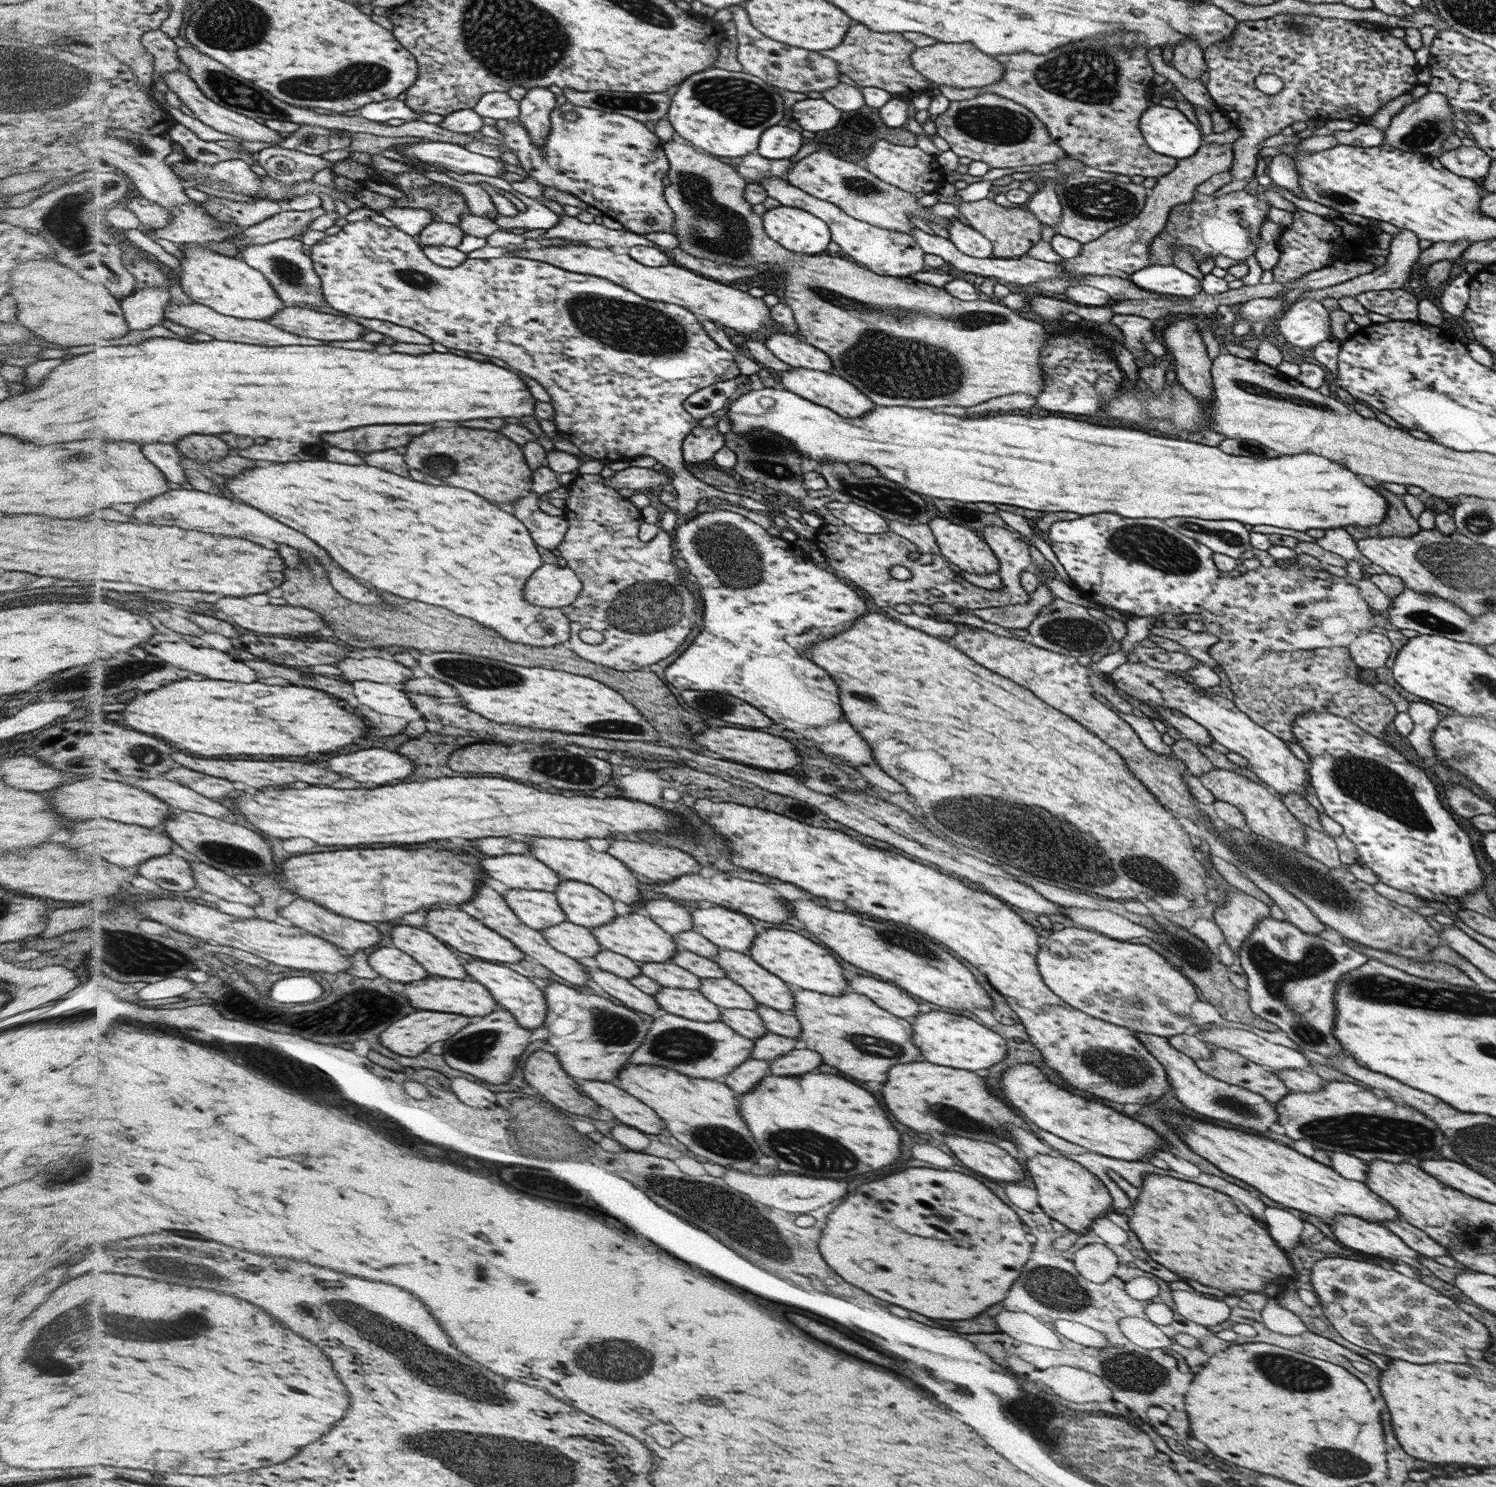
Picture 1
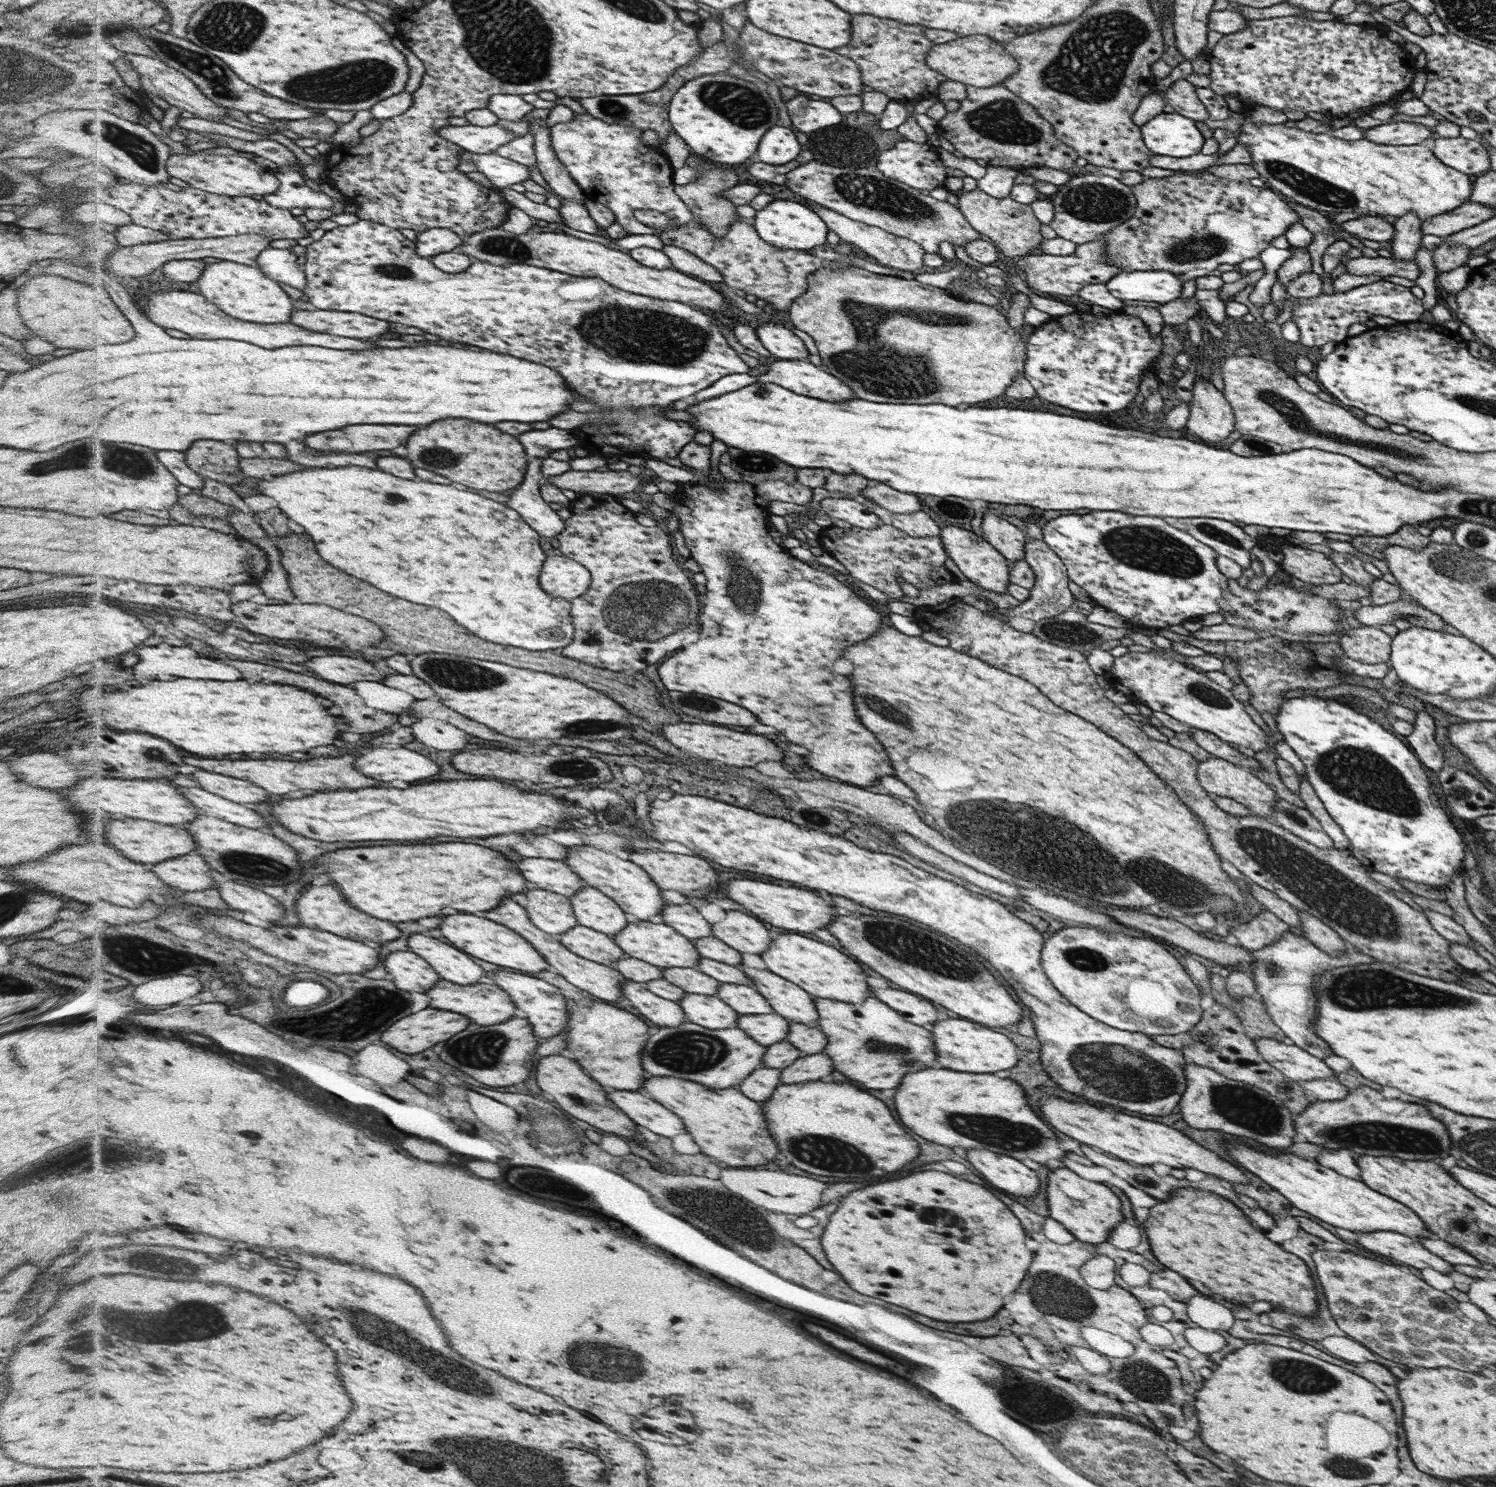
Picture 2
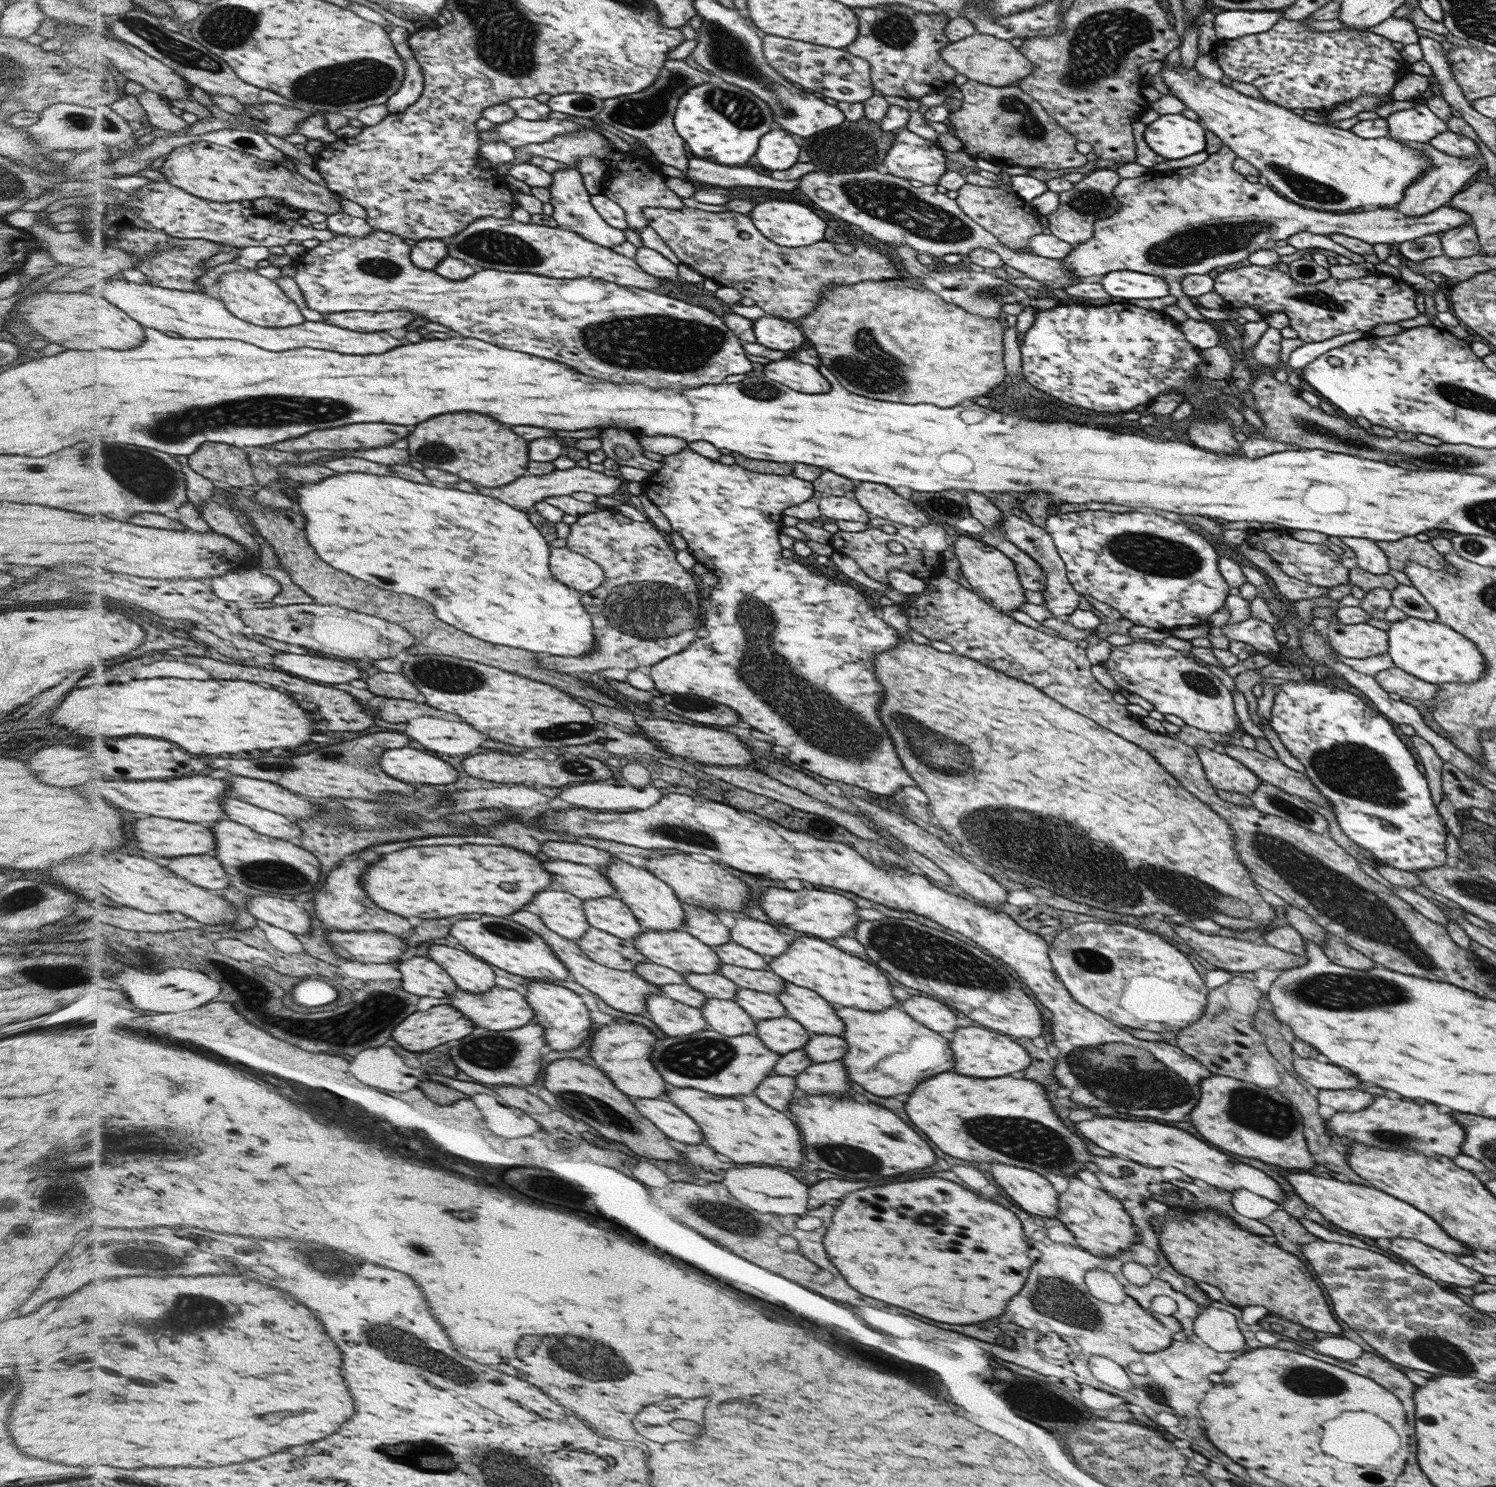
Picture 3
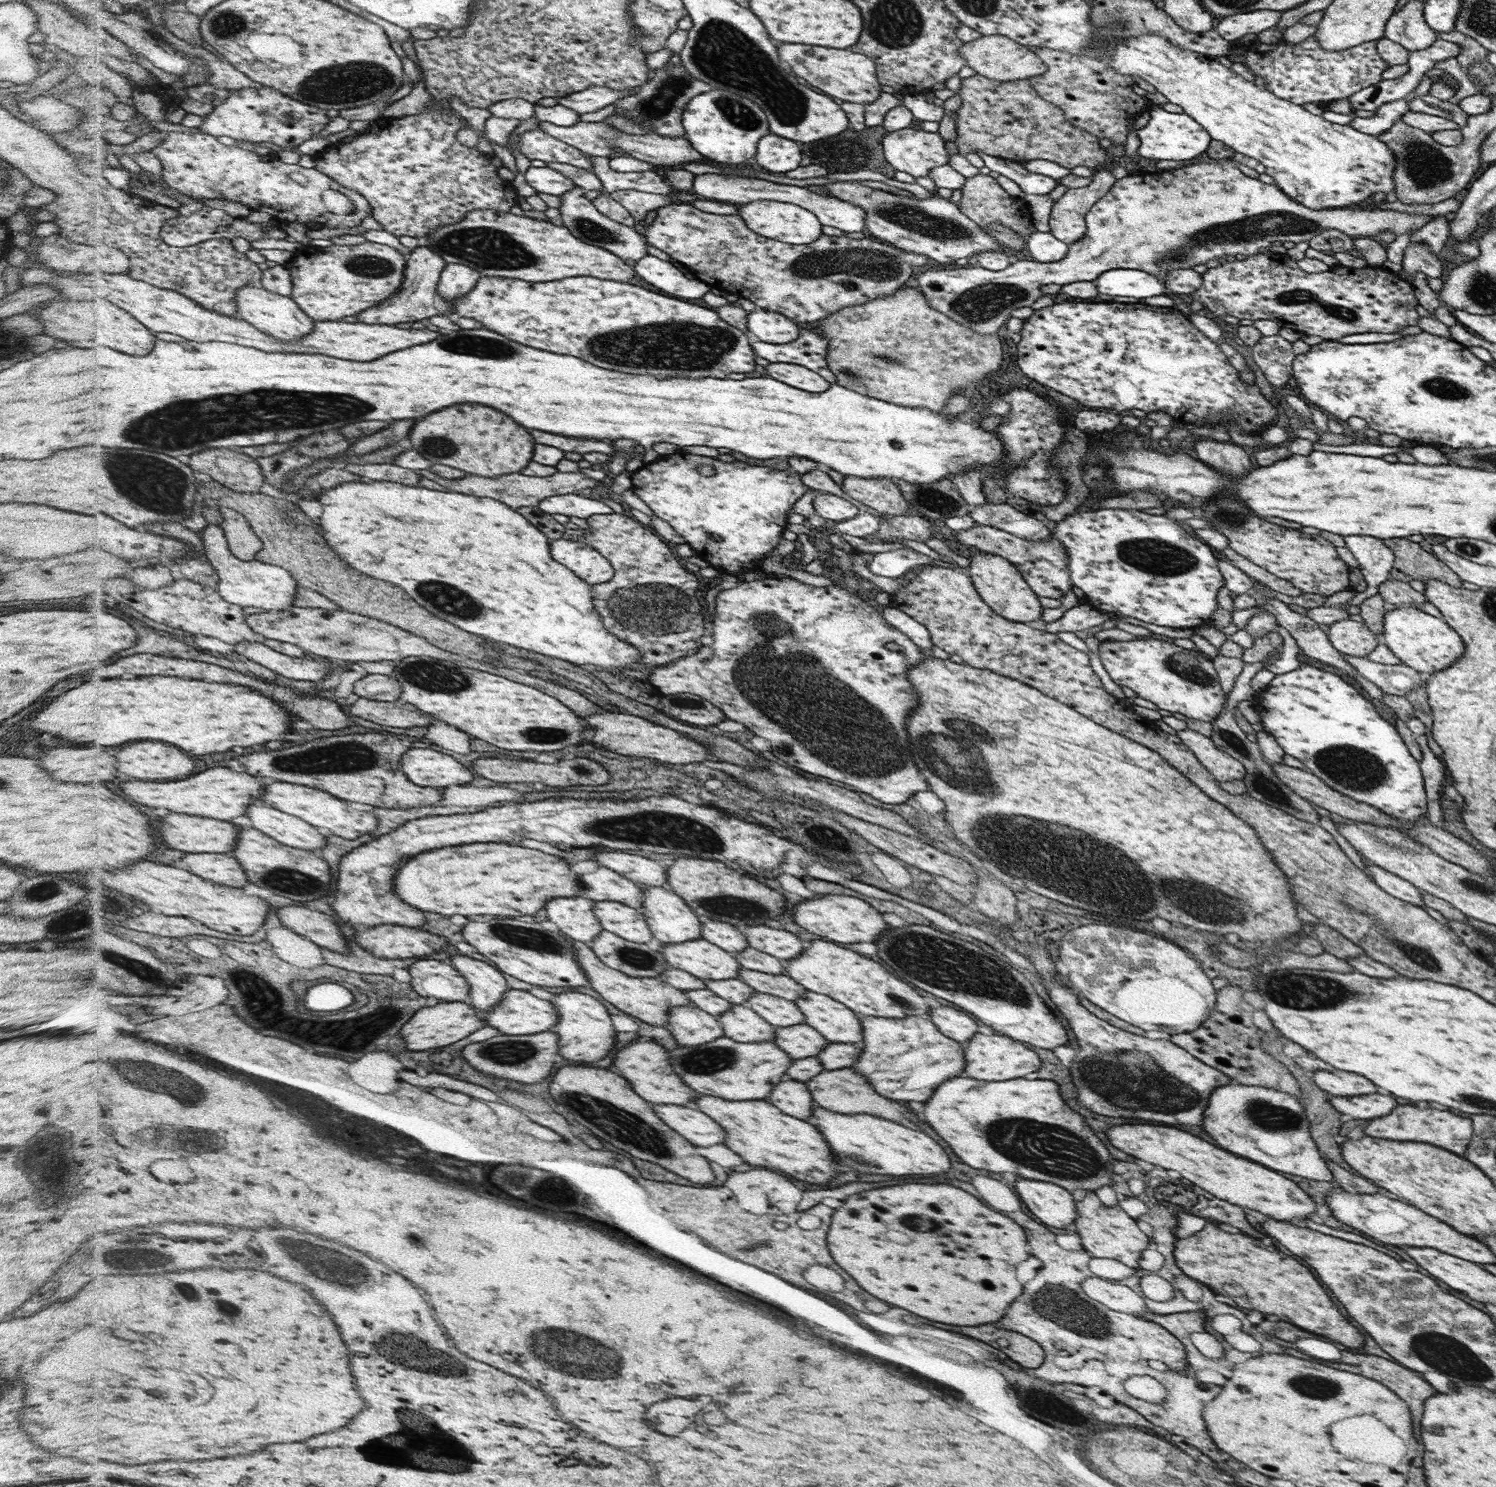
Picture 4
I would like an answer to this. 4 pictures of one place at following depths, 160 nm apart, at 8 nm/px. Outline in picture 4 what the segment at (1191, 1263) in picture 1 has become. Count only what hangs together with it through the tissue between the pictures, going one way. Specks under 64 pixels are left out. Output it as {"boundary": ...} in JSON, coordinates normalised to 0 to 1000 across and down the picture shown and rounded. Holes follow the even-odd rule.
{"boundary":[[[809,823],[798,831],[787,833],[784,844],[787,852],[792,857],[803,862],[803,864],[810,865],[811,870],[824,873],[829,880],[853,884],[856,888],[882,897],[889,902],[893,902],[902,907],[911,906],[912,898],[896,884],[896,881],[892,880],[892,876],[873,851],[857,842],[849,842],[840,838],[836,831],[820,830],[814,824]]]}

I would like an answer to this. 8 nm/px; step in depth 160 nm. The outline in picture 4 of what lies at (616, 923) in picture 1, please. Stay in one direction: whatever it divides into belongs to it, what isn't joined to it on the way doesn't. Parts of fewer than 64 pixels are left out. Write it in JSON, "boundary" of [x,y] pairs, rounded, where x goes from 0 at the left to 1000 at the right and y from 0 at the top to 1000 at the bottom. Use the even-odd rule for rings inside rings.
{"boundary":[[[471,631],[453,635],[443,635],[442,641],[448,650],[458,652],[467,658],[494,658],[495,649],[491,642]]]}

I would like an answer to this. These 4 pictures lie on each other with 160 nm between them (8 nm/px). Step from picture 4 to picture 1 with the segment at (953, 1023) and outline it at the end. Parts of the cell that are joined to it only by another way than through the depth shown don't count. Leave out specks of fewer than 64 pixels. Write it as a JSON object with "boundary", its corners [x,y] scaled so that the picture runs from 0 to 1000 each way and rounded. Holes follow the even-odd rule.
{"boundary":[[[572,656],[567,658],[567,663],[574,668],[580,669],[584,675],[603,685],[612,684],[615,681],[614,675],[608,668],[597,661],[587,659],[584,656]]]}

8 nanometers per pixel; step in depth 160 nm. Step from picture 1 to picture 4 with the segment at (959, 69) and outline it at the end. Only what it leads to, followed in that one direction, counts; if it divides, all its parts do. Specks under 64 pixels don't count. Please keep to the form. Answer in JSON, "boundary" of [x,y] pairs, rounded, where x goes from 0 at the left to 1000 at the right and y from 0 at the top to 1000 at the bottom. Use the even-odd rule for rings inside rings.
{"boundary":[[[656,24],[652,27],[644,29],[641,36],[644,37],[646,44],[652,48],[654,50],[668,55],[689,53],[701,47],[700,43],[694,36],[688,34],[686,30],[678,28],[676,26],[670,24]]]}

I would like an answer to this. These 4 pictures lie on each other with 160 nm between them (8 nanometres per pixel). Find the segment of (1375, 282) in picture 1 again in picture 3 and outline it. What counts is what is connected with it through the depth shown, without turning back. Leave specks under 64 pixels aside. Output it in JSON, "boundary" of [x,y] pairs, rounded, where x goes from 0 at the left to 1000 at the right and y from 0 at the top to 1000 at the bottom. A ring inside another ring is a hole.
{"boundary":[[[936,94],[936,96],[954,104],[957,107],[957,112],[947,122],[945,122],[939,128],[939,133],[934,137],[934,142],[941,146],[949,146],[968,137],[969,134],[975,129],[977,125],[989,114],[987,106],[975,106],[965,104],[963,101],[959,100],[955,95],[947,95],[943,94]]]}

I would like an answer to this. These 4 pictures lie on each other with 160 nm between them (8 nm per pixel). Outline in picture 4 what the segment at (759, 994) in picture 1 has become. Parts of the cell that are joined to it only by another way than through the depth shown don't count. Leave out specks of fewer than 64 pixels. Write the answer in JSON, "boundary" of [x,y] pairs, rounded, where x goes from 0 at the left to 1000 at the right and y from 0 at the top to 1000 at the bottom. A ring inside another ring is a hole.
{"boundary":[[[543,666],[536,668],[531,675],[537,683],[537,687],[545,691],[555,701],[576,703],[576,687],[569,677],[553,669]]]}

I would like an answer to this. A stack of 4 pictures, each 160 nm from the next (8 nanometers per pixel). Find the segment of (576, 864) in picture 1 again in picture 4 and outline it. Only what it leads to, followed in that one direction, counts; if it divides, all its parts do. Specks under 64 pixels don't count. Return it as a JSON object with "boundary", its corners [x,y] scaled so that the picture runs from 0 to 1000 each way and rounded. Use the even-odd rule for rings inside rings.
{"boundary":[[[429,595],[429,597],[430,597],[430,607],[428,613],[432,616],[433,623],[435,624],[438,631],[444,636],[447,636],[470,631],[470,621],[467,615],[459,609],[456,603],[445,600],[442,596]]]}

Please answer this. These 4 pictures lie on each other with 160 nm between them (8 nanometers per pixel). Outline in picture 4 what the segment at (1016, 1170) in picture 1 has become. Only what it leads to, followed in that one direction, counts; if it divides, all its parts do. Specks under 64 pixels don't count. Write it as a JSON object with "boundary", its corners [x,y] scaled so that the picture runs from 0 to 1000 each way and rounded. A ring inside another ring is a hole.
{"boundary":[[[682,791],[676,798],[685,812],[693,818],[697,823],[702,826],[717,826],[720,820],[721,811],[716,801],[703,795]]]}

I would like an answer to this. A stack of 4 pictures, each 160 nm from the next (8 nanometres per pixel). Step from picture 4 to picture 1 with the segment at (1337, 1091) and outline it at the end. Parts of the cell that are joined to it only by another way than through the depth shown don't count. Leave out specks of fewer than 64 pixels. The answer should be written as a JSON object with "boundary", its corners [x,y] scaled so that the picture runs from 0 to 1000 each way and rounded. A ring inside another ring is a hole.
{"boundary":[[[811,690],[803,692],[803,697],[808,703],[812,702],[816,705],[820,705],[836,714],[848,718],[850,720],[876,720],[875,713],[869,707],[852,702],[833,693]]]}

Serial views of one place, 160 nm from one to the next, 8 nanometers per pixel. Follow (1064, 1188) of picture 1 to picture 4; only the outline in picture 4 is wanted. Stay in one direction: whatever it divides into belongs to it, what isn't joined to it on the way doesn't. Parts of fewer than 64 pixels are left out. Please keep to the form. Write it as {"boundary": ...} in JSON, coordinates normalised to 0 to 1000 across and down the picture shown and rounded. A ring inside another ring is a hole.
{"boundary":[[[726,801],[725,806],[719,809],[721,811],[721,816],[720,820],[717,823],[717,826],[722,831],[723,838],[729,845],[731,846],[743,846],[758,854],[762,853],[763,842],[770,834],[761,826],[759,820],[749,810],[737,810],[731,801]]]}

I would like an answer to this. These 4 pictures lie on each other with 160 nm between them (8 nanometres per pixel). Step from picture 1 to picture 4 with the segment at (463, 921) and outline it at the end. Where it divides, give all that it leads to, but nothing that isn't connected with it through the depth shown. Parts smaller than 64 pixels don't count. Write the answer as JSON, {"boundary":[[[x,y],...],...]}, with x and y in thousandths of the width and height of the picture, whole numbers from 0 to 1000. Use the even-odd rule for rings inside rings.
{"boundary":[[[356,616],[352,617],[330,617],[325,620],[313,620],[308,625],[310,632],[320,639],[320,640],[328,647],[330,647],[334,652],[349,659],[353,662],[363,663],[394,663],[392,656],[390,655],[390,650],[384,645],[384,637],[380,633],[381,631],[378,629],[374,624],[367,619],[357,620]]]}

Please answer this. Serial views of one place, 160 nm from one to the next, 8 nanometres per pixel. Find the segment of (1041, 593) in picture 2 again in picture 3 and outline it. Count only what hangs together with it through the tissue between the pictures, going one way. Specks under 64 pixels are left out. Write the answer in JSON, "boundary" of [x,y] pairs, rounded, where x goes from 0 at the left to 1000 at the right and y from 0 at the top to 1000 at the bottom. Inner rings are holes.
{"boundary":[[[673,344],[672,345],[672,348],[668,352],[667,358],[671,360],[672,362],[676,364],[679,368],[686,371],[697,381],[697,385],[700,387],[700,395],[696,397],[698,401],[698,409],[702,410],[705,415],[717,413],[720,410],[721,406],[722,406],[722,399],[715,392],[711,377],[707,373],[704,362],[699,358],[699,356]]]}

